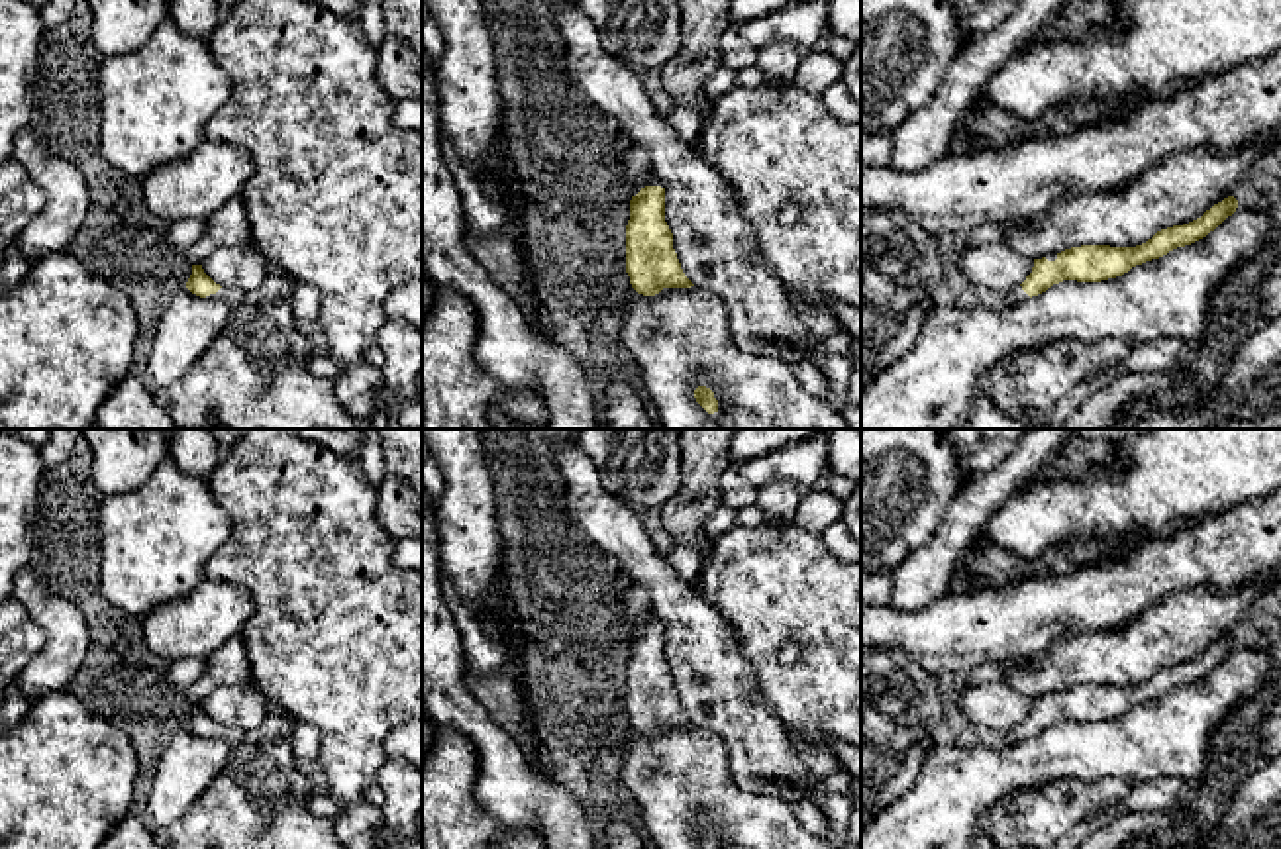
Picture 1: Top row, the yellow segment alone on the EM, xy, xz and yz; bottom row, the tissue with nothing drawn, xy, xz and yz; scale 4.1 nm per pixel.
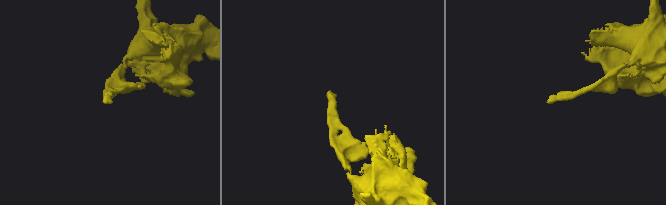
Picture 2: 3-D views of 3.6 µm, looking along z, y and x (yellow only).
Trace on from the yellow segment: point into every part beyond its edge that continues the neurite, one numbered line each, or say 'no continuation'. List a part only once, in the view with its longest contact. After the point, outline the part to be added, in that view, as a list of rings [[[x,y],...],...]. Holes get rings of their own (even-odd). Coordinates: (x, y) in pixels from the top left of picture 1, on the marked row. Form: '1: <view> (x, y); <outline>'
1: xy (230, 295); [[[222,286],[216,294],[206,298],[216,298],[228,304],[230,310],[237,308],[243,302],[245,292],[235,286]]]

